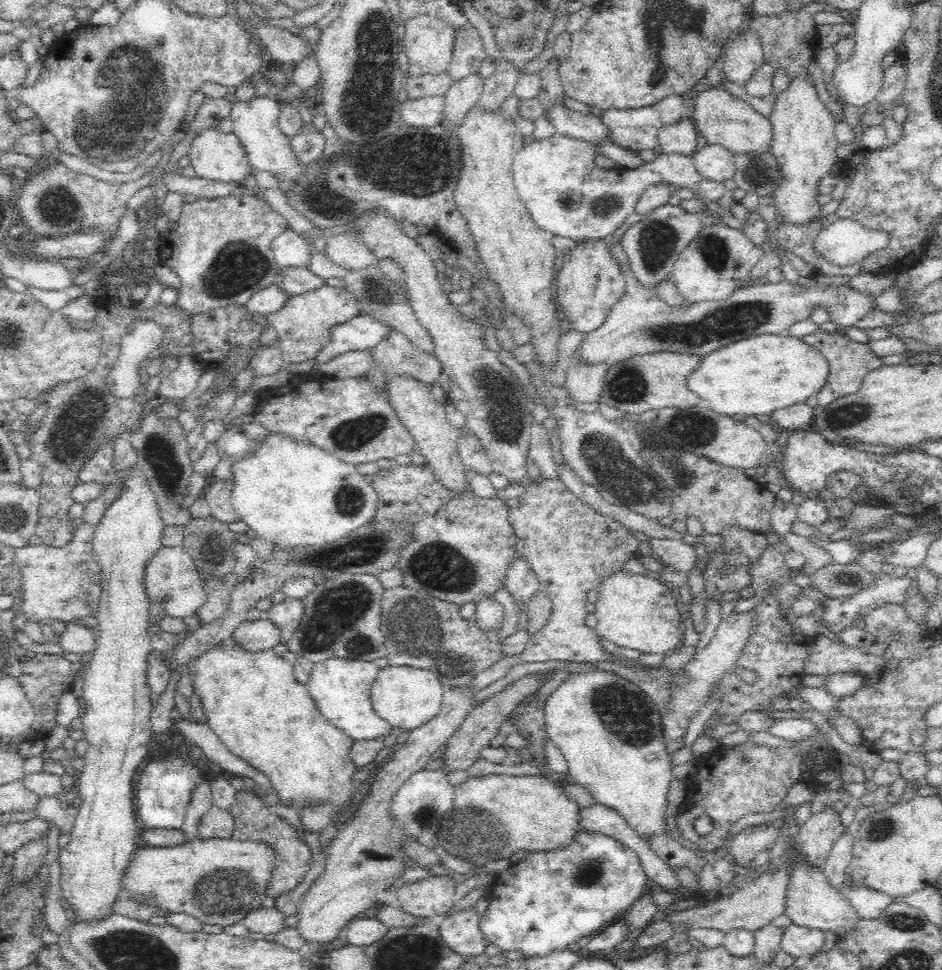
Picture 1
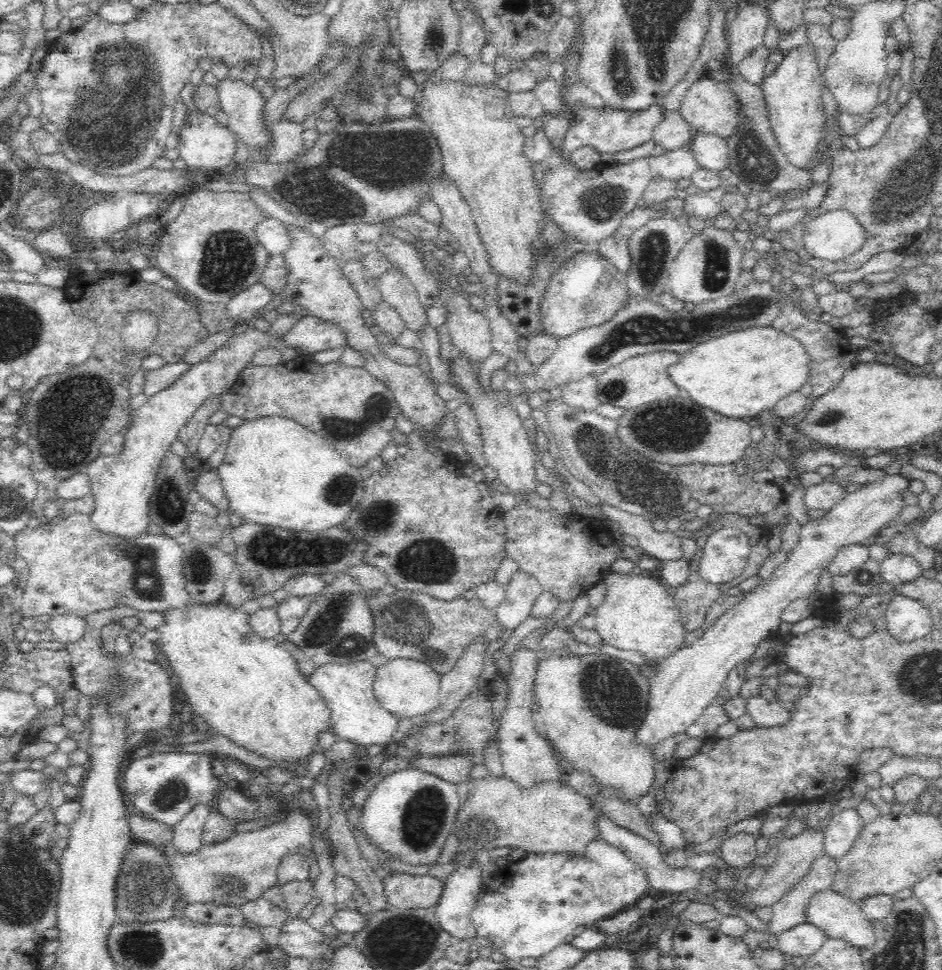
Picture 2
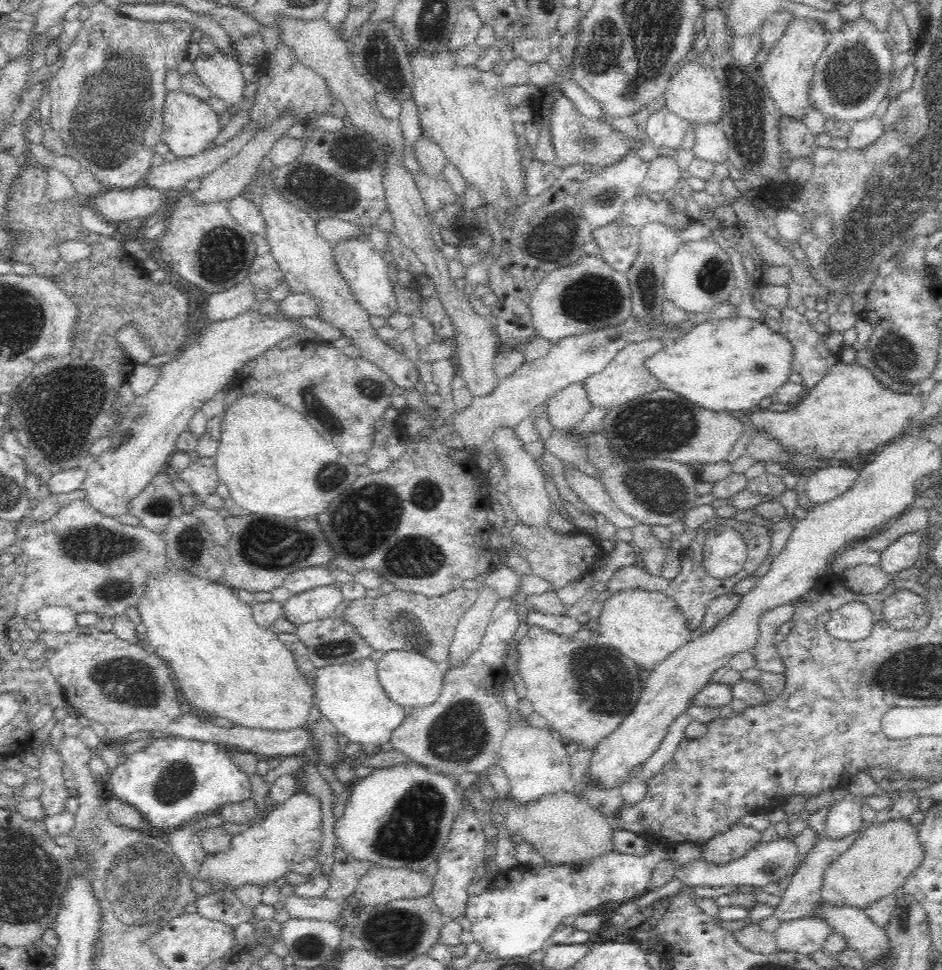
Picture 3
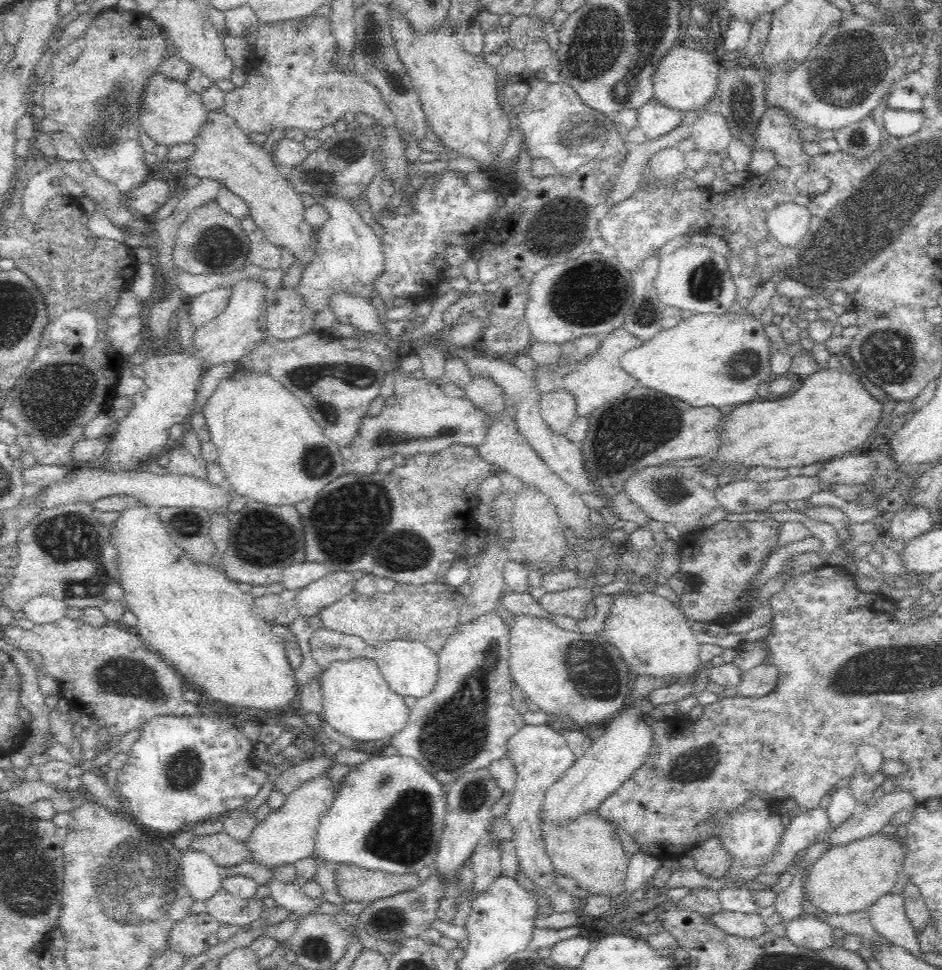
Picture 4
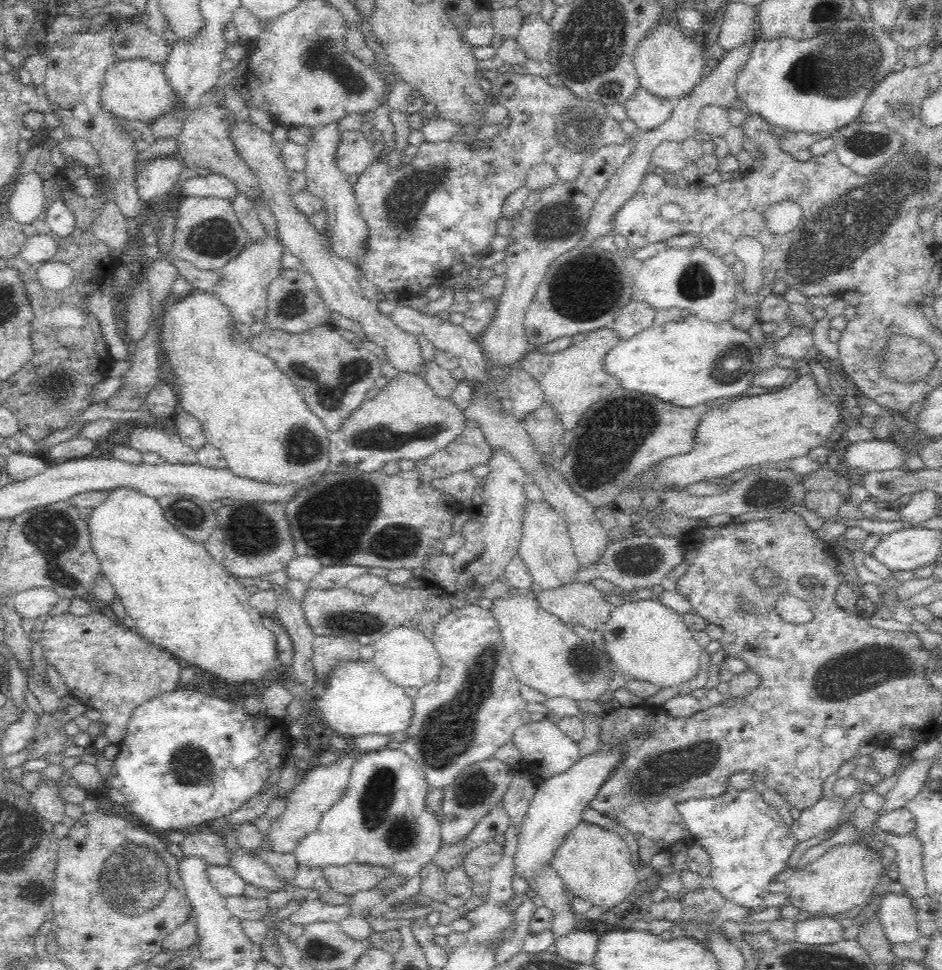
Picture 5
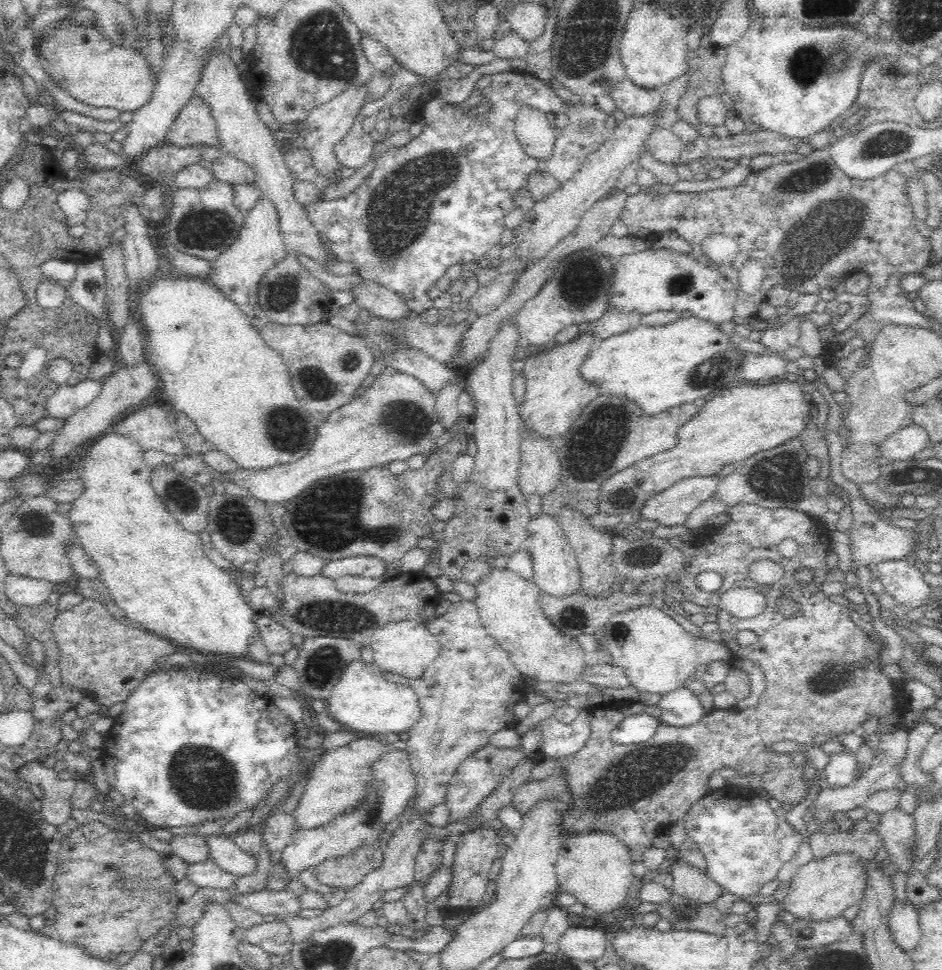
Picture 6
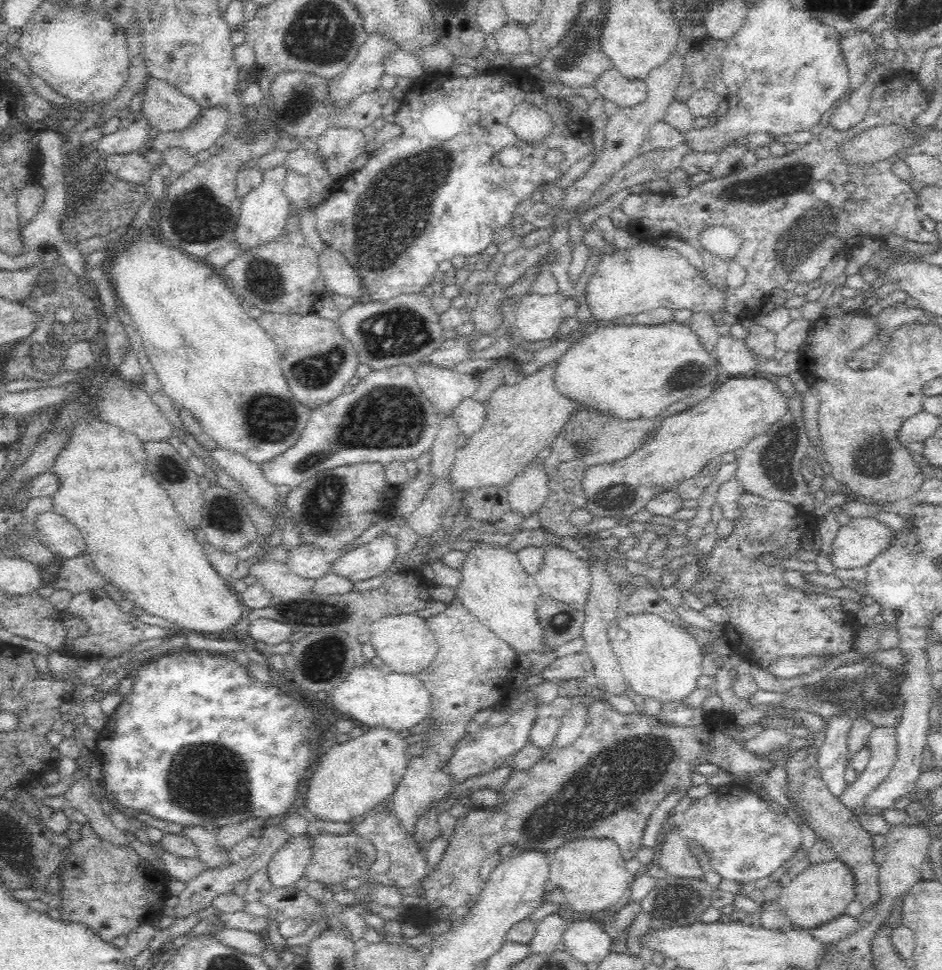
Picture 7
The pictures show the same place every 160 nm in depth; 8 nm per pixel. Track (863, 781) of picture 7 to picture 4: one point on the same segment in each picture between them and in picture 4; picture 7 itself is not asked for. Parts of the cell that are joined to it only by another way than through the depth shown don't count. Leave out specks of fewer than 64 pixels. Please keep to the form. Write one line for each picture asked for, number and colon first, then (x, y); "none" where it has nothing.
4: (804, 827)
5: (826, 812)
6: (884, 773)

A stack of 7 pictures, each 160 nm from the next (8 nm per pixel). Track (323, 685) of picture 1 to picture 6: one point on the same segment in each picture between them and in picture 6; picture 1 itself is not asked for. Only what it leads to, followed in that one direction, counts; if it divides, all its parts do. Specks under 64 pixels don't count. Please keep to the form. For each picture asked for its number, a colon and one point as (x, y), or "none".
2: (347, 688)
3: (350, 695)
4: (357, 702)
5: (358, 700)
6: (363, 700)

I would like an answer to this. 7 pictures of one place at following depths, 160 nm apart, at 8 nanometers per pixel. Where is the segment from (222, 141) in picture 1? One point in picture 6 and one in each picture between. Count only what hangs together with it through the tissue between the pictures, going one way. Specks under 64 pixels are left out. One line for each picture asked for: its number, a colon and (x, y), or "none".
2: (203, 144)
3: (188, 124)
4: (170, 114)
5: (134, 89)
6: (81, 60)

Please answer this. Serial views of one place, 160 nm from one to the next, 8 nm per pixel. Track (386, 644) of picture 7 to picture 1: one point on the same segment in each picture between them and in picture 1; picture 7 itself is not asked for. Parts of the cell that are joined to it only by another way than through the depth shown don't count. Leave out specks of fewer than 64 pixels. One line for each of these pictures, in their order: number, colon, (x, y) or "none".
1: (406, 697)
2: (408, 688)
3: (410, 679)
4: (411, 668)
5: (404, 655)
6: (406, 647)

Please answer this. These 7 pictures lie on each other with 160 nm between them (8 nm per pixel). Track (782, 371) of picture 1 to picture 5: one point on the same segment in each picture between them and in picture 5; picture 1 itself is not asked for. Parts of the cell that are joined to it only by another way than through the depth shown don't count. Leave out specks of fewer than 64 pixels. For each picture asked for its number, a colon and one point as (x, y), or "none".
2: (742, 373)
3: (726, 365)
4: (708, 360)
5: (689, 361)

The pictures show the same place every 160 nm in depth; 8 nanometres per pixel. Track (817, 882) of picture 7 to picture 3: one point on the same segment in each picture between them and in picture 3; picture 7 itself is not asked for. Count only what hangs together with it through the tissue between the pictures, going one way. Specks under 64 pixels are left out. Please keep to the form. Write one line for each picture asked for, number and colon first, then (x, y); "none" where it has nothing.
3: (877, 865)
4: (848, 878)
5: (844, 877)
6: (822, 889)

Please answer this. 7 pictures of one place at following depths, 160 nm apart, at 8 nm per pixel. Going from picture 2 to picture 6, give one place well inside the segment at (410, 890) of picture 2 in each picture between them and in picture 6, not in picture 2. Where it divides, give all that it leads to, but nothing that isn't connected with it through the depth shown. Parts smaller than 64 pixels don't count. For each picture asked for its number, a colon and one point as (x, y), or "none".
3: (378, 885)
4: (354, 884)
5: (354, 877)
6: (345, 871)

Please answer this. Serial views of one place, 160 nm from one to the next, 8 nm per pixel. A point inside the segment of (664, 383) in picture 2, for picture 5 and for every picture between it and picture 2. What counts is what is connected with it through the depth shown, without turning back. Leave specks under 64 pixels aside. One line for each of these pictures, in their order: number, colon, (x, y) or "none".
3: (622, 379)
4: (592, 380)
5: (570, 380)

